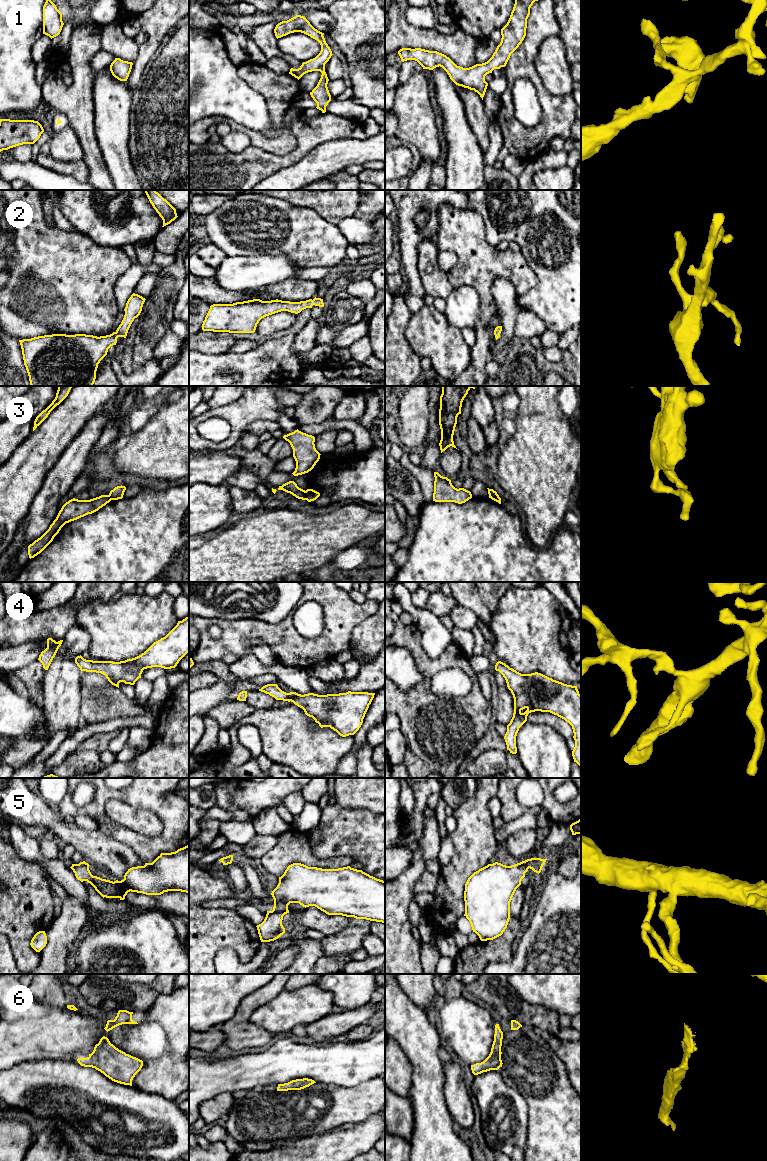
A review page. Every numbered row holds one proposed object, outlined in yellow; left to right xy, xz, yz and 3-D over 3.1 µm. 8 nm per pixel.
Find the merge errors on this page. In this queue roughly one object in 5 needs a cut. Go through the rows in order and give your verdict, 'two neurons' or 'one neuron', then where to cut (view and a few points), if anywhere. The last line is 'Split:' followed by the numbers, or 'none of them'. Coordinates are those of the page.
1: one neuron; no cut
2: one neuron; no cut
3: two neurons; cut in xz along (304, 491), (306, 499)
4: one neuron; no cut
5: one neuron; no cut
6: one neuron; no cut
Split: 3

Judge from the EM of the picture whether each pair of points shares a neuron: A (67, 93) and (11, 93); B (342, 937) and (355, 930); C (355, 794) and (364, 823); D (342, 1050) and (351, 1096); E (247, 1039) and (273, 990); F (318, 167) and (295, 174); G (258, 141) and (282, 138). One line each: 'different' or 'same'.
A: different
B: same
C: different
D: different
E: same
F: same
G: same

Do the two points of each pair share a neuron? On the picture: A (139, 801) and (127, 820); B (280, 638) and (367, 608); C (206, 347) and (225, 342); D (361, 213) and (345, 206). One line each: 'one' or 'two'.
A: two
B: one
C: one
D: two

